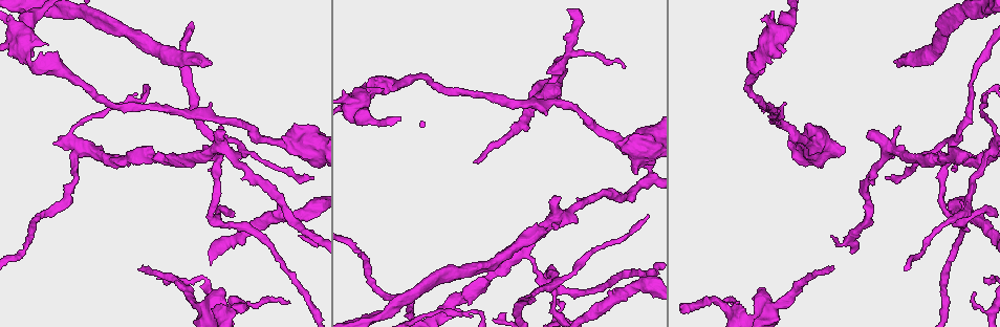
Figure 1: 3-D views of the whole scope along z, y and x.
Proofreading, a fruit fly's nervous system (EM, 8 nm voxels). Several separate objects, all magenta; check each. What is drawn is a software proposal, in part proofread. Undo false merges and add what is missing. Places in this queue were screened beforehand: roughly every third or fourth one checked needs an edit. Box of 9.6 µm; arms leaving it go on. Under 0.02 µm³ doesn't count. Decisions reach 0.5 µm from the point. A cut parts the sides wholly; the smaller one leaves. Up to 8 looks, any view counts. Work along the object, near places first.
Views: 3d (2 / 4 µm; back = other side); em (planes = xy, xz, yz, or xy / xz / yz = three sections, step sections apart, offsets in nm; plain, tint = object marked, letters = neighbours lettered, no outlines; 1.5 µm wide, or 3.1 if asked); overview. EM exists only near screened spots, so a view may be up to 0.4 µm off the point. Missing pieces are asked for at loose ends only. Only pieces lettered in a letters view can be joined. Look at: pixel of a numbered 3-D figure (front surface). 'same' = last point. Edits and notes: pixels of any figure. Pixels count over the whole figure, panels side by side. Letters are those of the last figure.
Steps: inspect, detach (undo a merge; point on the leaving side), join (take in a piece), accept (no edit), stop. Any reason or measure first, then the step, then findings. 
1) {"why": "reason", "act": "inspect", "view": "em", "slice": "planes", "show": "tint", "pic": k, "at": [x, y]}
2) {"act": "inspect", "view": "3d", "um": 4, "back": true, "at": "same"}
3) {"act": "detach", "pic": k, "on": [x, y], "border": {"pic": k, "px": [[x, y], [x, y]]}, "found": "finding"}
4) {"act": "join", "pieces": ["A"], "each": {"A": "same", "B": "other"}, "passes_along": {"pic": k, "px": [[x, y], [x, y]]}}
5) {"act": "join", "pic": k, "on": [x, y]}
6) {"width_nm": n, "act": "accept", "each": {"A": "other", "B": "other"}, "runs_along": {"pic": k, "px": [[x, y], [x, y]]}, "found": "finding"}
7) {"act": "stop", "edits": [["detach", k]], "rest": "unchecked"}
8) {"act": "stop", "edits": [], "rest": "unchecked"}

{"why": "thin end", "act": "inspect", "view": "3d", "um": 4, "pic": 1, "at": [886, 177]}

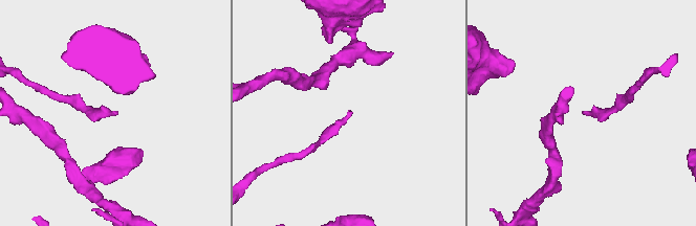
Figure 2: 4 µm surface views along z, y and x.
{"why": "now the EM", "act": "inspect", "view": "em", "slice": "planes", "show": "letters", "pic": 2, "at": [352, 113]}

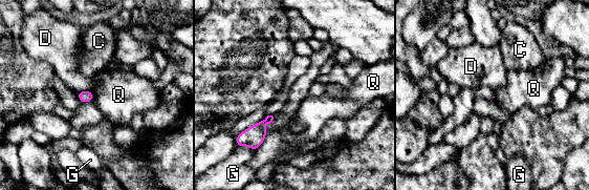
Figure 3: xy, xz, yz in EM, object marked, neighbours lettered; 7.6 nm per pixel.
{"act": "accept", "each": {"C": "other", "D": "other", "G": "other", "Q": "other"}, "border": {"pic": 3, "px": [[267, 133], [264, 141], [254, 151]]}, "found": "no lettered piece goes on from it"}

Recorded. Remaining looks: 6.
{"why": "free end", "act": "inspect", "view": "3d", "um": 4, "pic": 1, "at": [559, 196]}

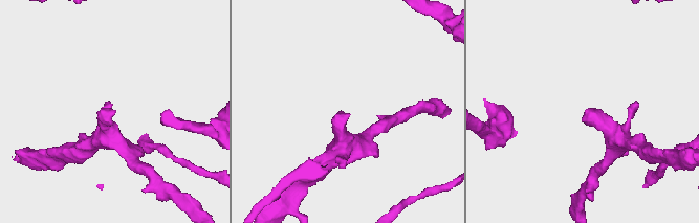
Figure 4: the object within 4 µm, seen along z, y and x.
{"why": "need the tissue", "act": "inspect", "view": "em", "slice": "planes", "show": "letters", "pic": 4, "at": [349, 114]}

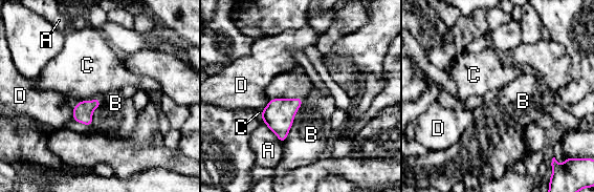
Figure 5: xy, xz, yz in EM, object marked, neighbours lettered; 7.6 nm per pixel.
{"width_nm": 140, "act": "accept", "each": {"A": "other", "B": "other", "C": "other", "D": "other"}, "border": {"pic": 5, "px": [[304, 100], [283, 143]]}, "found": "none of them fits"}

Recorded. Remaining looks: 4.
{"why": "branch stops here", "act": "inspect", "view": "em", "slice": "xz", "step": 8, "show": "tint", "pic": 1, "at": [210, 64]}

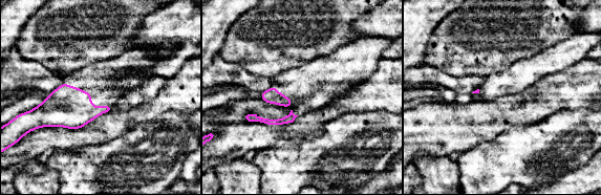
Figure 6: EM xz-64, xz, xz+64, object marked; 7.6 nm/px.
{"act": "inspect", "view": "em", "slice": "xz", "step": 8, "show": "letters", "at": "same"}

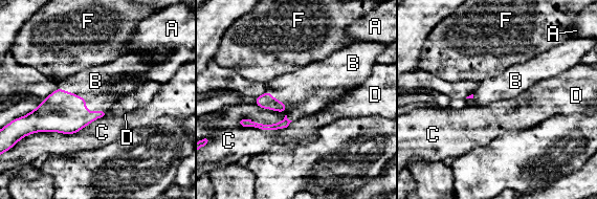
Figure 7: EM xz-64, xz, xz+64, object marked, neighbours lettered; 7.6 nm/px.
{"act": "join", "pieces": ["B"], "each": {"A": "other", "B": "same", "C": "other", "D": "other", "F": "other"}, "found": "it goes on there"}

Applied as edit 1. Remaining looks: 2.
{"act": "stop", "edits": [["join", 7]], "rest": "unchecked"}

